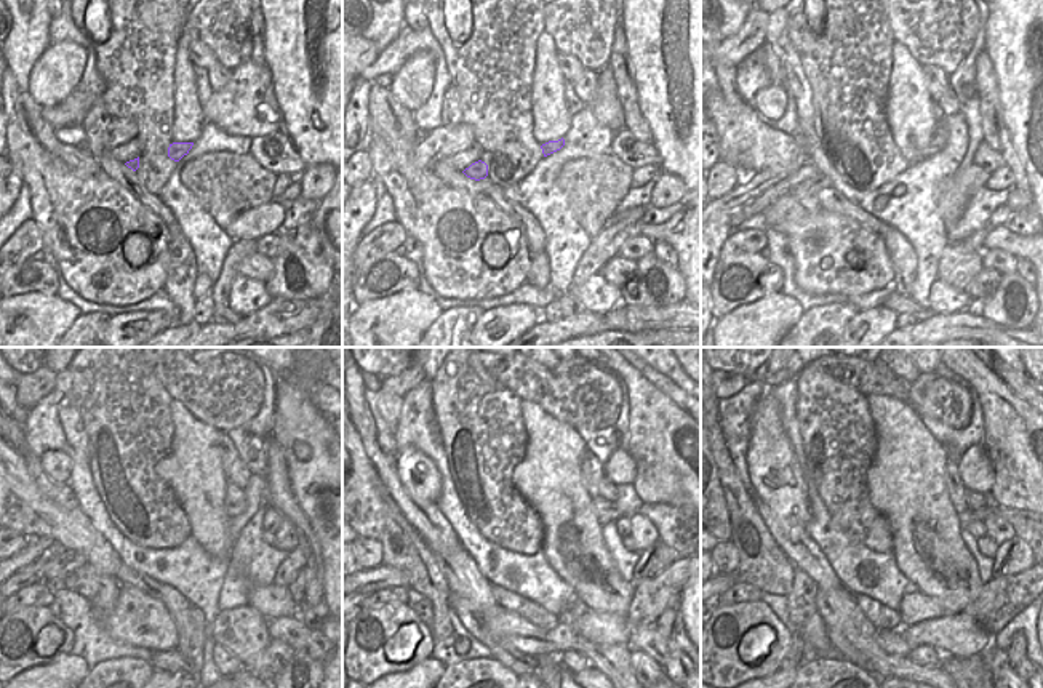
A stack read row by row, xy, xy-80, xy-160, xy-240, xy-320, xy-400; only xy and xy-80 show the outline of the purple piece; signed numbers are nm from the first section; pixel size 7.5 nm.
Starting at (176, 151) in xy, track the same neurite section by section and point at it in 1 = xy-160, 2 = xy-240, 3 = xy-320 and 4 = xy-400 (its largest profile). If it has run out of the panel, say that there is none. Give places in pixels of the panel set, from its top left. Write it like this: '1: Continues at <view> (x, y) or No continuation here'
1: Continues at xy-160 (939, 136)
2: Continues at xy-240 (235, 501)
3: Continues at xy-320 (605, 511)
4: Continues at xy-400 (1026, 524)

